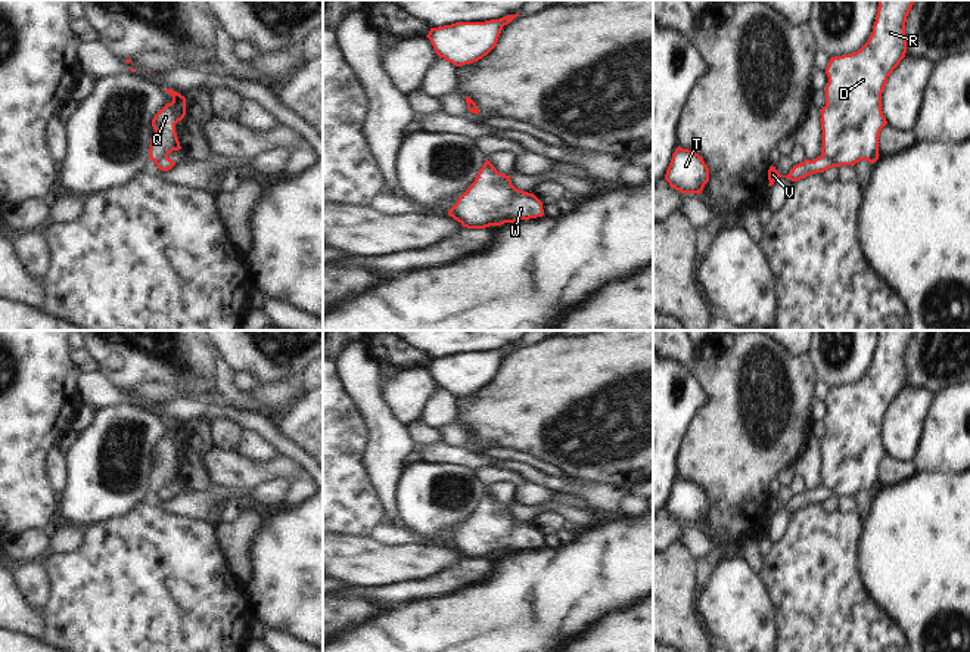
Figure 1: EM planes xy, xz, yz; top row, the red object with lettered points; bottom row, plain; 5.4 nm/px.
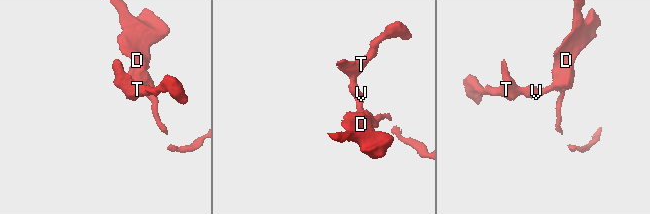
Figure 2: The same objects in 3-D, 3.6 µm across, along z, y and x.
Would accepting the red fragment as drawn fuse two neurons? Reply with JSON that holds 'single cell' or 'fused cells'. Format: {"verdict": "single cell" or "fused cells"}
{"verdict": "fused cells"}

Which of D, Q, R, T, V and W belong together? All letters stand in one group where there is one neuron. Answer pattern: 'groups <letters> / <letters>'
groups D Q R W / T V

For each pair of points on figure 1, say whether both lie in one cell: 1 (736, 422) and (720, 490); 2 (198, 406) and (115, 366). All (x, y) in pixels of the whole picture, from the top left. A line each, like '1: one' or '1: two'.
1: one
2: two

